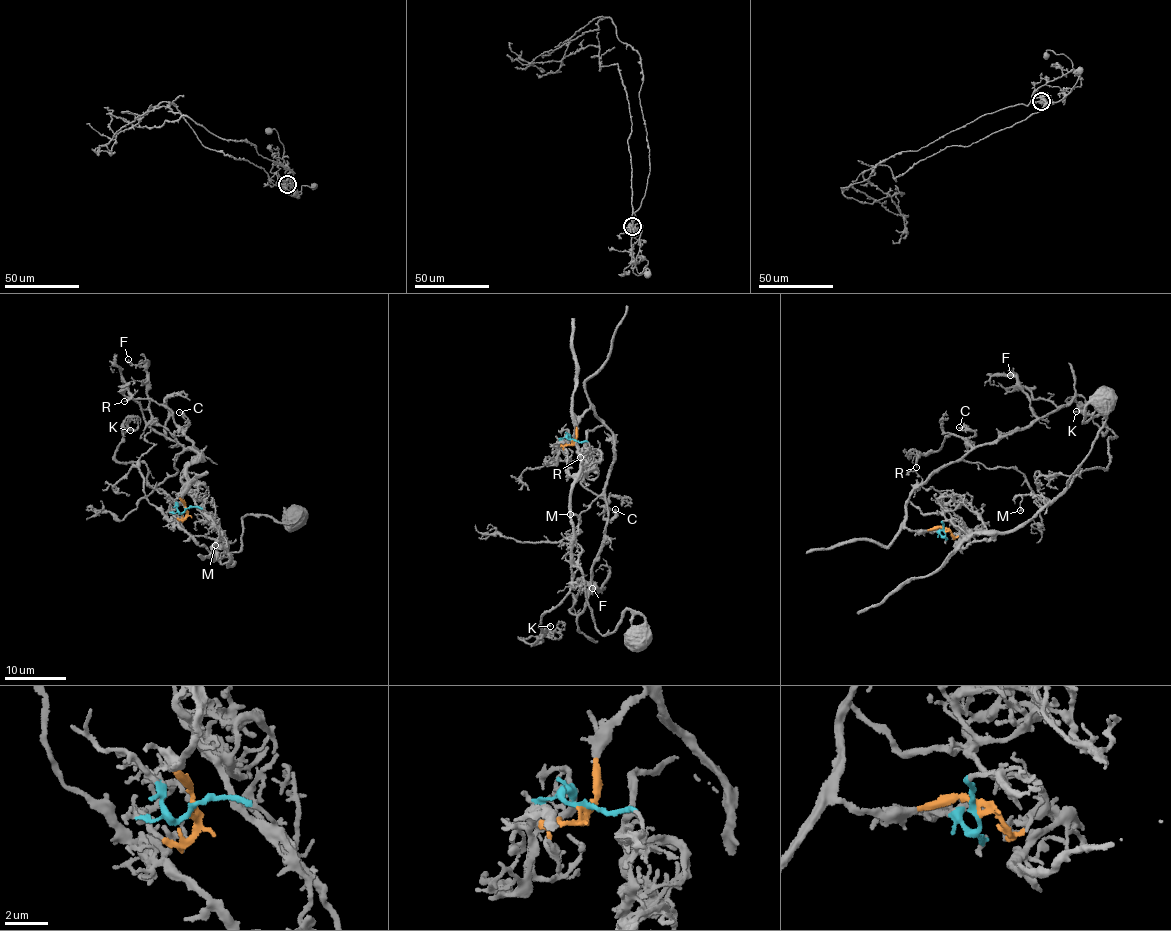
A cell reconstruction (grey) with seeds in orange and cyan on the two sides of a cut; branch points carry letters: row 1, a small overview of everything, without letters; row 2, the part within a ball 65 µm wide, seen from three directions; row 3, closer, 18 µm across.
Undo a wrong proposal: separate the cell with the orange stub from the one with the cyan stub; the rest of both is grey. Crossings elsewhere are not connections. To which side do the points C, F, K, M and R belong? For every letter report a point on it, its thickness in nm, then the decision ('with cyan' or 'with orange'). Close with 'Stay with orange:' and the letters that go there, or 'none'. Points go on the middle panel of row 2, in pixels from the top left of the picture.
C: (615, 509) | 100 nm | with orange
F: (592, 588) | 140 nm | with orange
K: (550, 626) | 160 nm | with cyan
M: (570, 514) | 110 nm | with cyan
R: (580, 457) | 150 nm | with orange
Stay with orange: C, F, R

